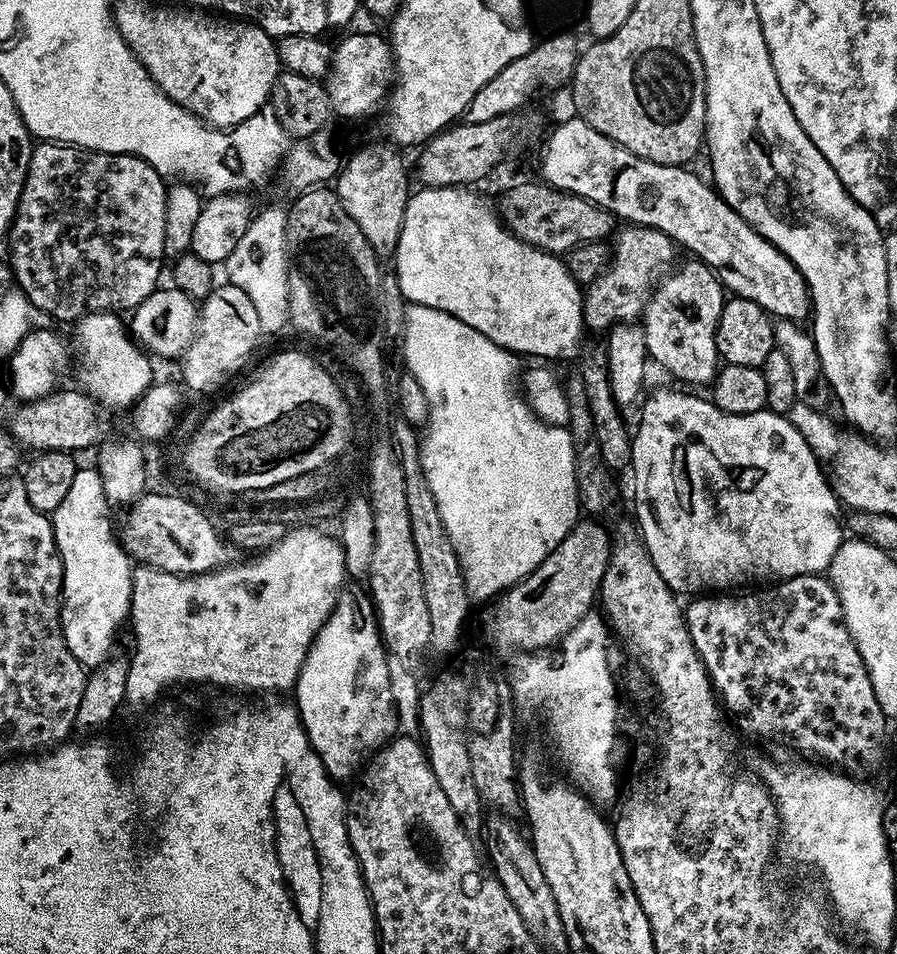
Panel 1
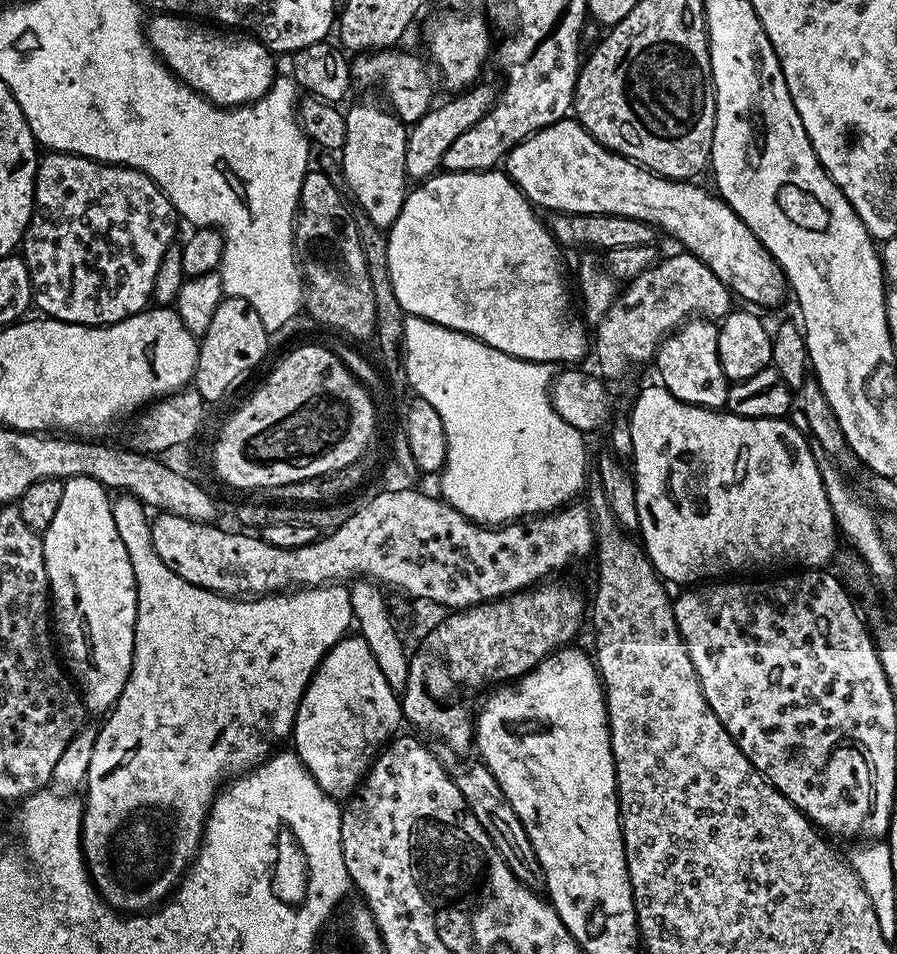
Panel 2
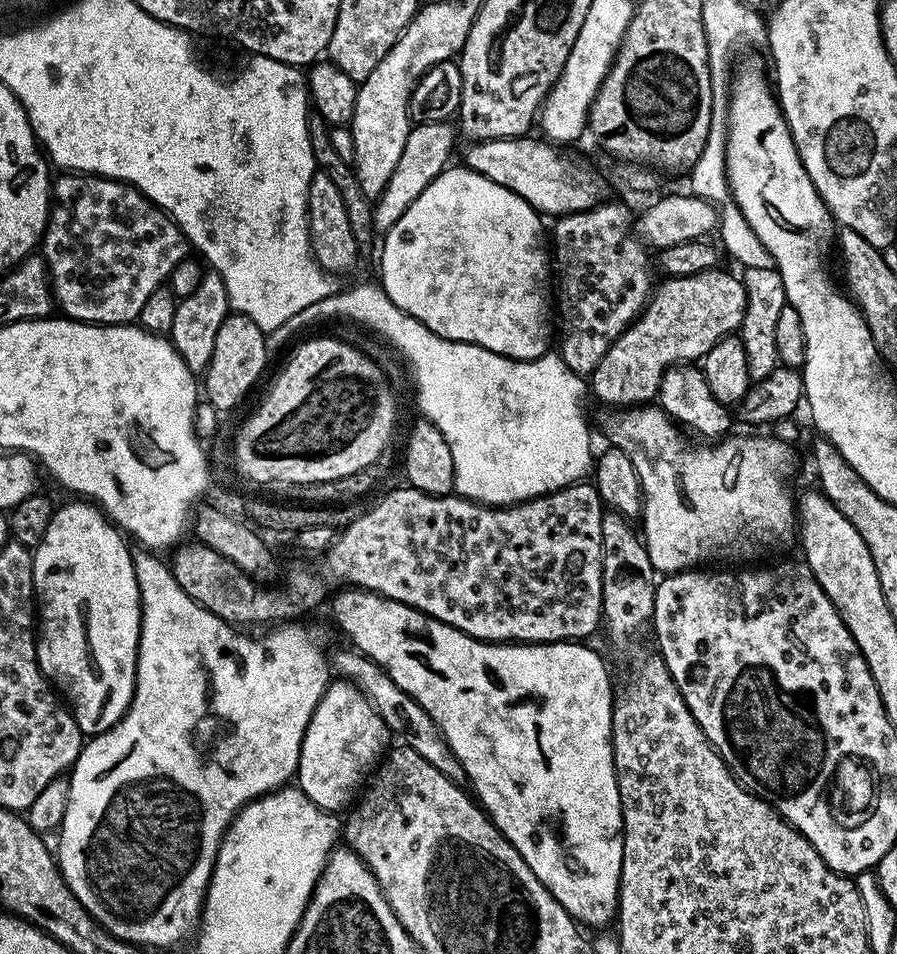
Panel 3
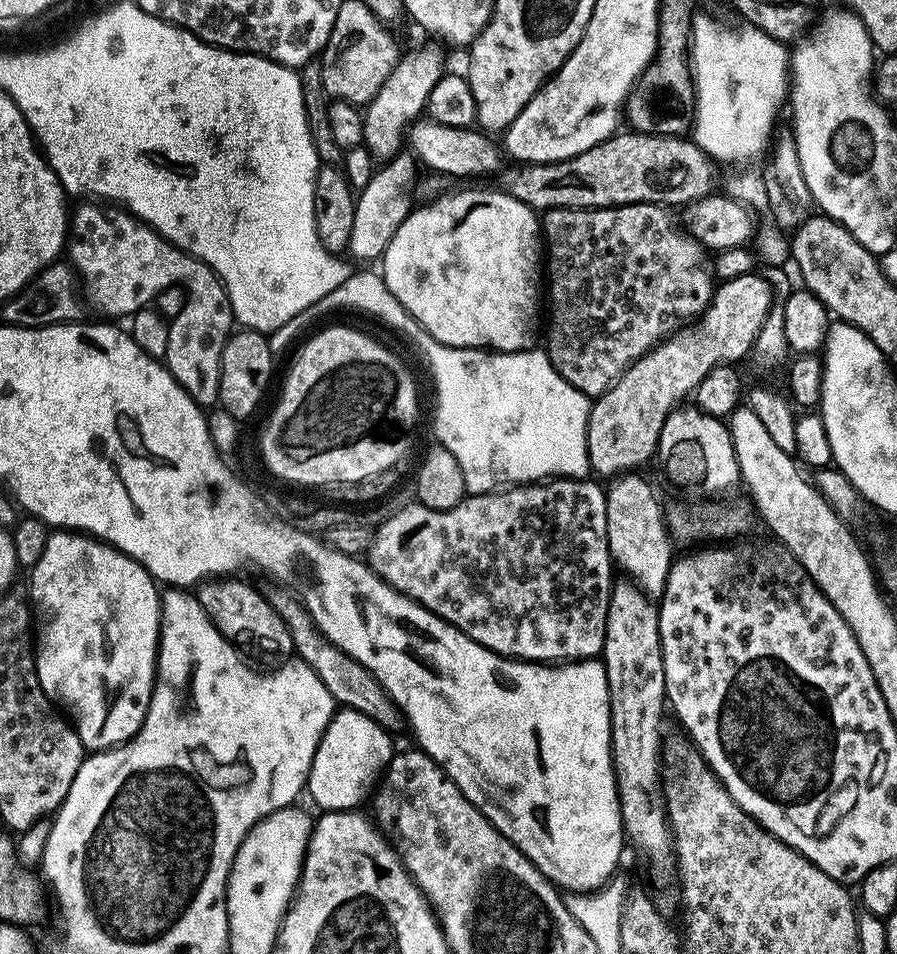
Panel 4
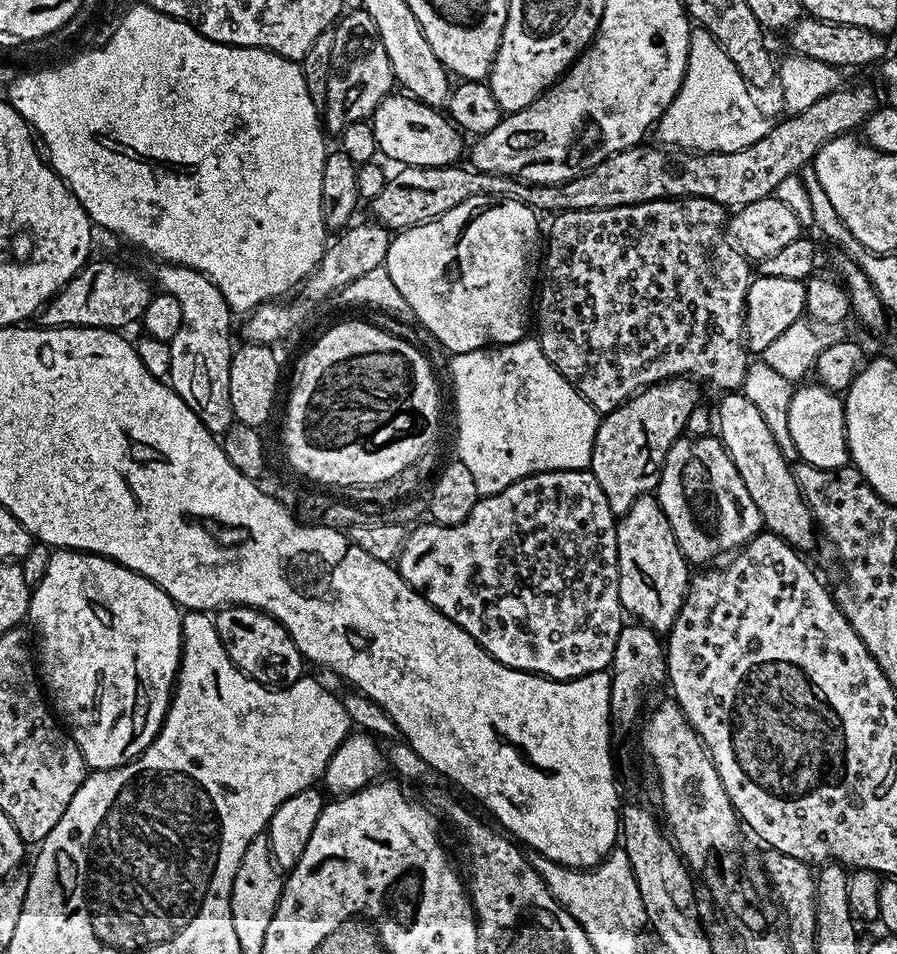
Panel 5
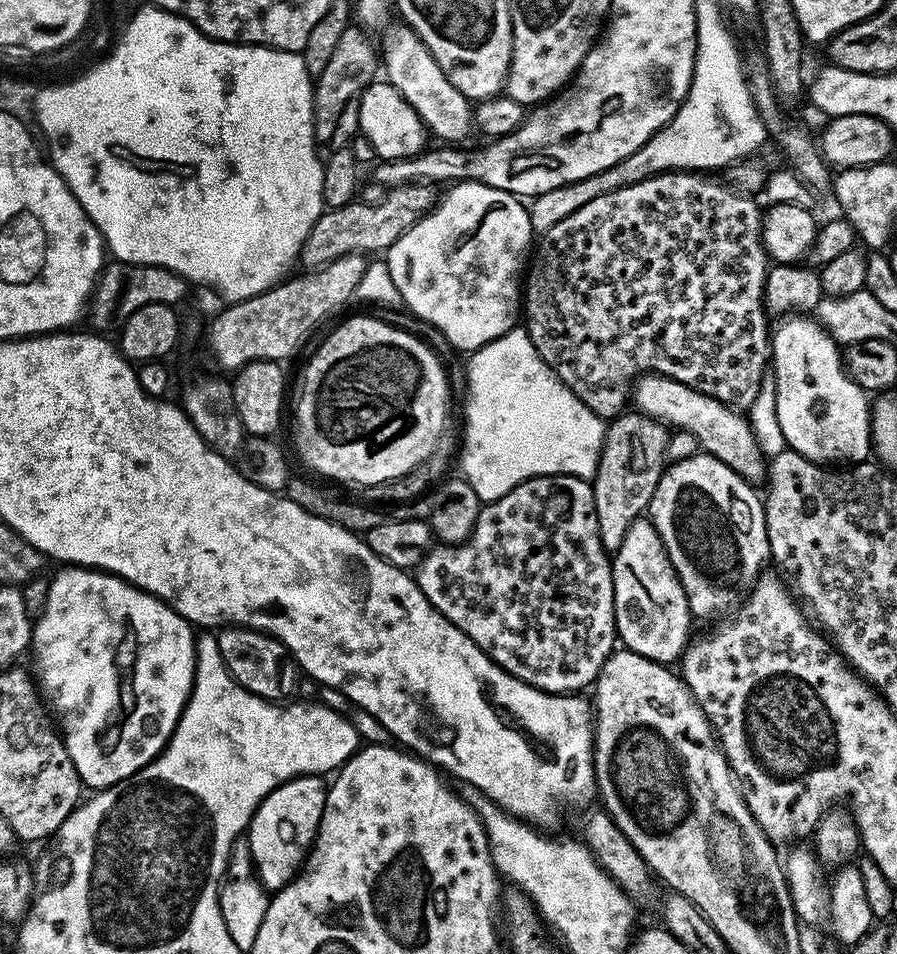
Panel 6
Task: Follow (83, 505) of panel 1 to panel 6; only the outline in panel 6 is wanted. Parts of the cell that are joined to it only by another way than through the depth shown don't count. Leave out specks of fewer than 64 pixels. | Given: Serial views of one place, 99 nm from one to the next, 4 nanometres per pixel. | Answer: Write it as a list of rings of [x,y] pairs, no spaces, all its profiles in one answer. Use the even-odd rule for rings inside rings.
[[[64,566],[56,577],[48,580],[46,606],[40,616],[35,617],[32,625],[32,646],[30,656],[36,659],[34,680],[43,699],[50,705],[51,711],[58,717],[58,728],[64,737],[64,745],[80,775],[81,785],[88,790],[113,788],[123,780],[138,774],[160,751],[168,745],[168,739],[174,734],[176,723],[184,712],[188,700],[192,697],[192,684],[196,680],[196,642],[193,625],[183,620],[169,604],[163,604],[157,596],[151,596],[133,584],[127,584],[121,576],[102,572],[95,568]]]

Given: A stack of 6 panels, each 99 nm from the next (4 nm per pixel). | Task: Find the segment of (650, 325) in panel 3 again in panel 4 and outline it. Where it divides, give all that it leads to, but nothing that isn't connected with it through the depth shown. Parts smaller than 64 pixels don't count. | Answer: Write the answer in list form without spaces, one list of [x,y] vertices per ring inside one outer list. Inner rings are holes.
[[[749,274],[723,281],[713,293],[712,304],[714,310],[705,312],[691,326],[681,327],[668,339],[660,341],[655,348],[650,349],[640,360],[634,361],[625,369],[607,392],[591,401],[588,409],[586,446],[591,471],[597,472],[597,477],[619,478],[625,474],[635,473],[651,456],[657,455],[662,426],[668,415],[681,407],[687,401],[684,400],[687,396],[689,399],[695,393],[699,384],[715,367],[735,365],[735,360],[747,357],[751,353],[759,331],[762,330],[763,323],[766,322],[774,305],[774,291],[763,275]]]

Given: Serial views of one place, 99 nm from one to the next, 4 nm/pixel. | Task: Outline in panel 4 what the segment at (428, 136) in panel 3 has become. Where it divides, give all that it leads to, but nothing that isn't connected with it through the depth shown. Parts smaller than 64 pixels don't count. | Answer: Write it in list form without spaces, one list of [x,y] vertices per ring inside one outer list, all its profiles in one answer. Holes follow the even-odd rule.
[[[397,154],[383,166],[377,167],[369,184],[359,189],[355,197],[354,227],[350,230],[350,242],[346,249],[347,255],[353,261],[379,261],[388,249],[388,243],[394,238],[398,226],[402,226],[409,212],[413,211],[411,192],[414,192],[414,185],[418,180],[418,161],[415,155],[404,155]]]

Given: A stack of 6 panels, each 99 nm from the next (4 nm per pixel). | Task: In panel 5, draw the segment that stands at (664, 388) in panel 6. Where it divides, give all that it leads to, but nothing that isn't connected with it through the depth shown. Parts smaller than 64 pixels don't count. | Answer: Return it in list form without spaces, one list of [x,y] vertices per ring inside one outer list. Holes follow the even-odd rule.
[[[732,390],[721,396],[724,397],[721,398],[720,405],[714,408],[718,439],[728,451],[728,457],[734,462],[746,490],[750,490],[750,498],[754,498],[754,506],[758,506],[763,527],[775,536],[781,536],[797,550],[814,547],[816,536],[818,540],[818,525],[812,509],[800,493],[795,471],[779,449],[766,419],[762,418],[761,411],[753,402],[739,391]]]

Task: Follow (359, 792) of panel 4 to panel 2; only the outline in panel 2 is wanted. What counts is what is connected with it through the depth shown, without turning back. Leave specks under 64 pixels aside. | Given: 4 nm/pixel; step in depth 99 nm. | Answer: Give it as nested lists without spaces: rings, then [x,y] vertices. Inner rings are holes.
[[[348,634],[324,655],[323,662],[316,667],[308,689],[300,699],[290,740],[291,743],[296,743],[296,755],[304,763],[306,770],[310,770],[318,786],[322,786],[326,795],[340,802],[351,797],[360,787],[374,757],[397,735],[396,727],[399,724],[402,724],[401,697],[392,691],[386,678],[382,678],[382,670],[378,670],[378,662],[374,662],[374,654],[370,654],[370,646],[366,646],[364,637]]]

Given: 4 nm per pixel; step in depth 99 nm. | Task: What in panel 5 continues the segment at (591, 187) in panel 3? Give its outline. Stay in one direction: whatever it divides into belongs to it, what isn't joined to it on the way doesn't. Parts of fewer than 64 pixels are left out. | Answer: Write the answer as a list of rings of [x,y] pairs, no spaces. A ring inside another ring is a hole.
[[[389,94],[386,99],[382,103],[380,103],[374,111],[372,111],[372,115],[370,117],[372,133],[374,134],[374,138],[376,139],[376,146],[381,157],[389,156],[390,159],[397,160],[397,165],[400,166],[407,166],[410,168],[413,168],[414,166],[422,166],[423,168],[425,168],[426,166],[446,166],[447,164],[454,164],[461,159],[459,156],[462,155],[463,152],[465,155],[466,144],[464,148],[463,140],[465,139],[465,137],[462,135],[460,128],[458,128],[456,124],[454,124],[452,120],[450,120],[449,117],[445,115],[443,111],[441,111],[440,108],[432,108],[431,106],[429,106],[429,104],[424,104],[422,103],[422,101],[416,100],[415,98],[413,98],[413,96],[407,94],[399,94],[400,96],[396,95],[397,94]]]

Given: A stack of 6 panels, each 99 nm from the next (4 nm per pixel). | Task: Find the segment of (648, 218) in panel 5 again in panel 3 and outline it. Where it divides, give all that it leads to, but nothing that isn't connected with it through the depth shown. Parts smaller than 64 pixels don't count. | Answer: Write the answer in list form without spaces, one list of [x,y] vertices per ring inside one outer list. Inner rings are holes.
[[[605,202],[597,205],[594,208],[586,212],[569,212],[568,215],[559,217],[555,221],[556,229],[551,229],[550,240],[554,245],[554,260],[560,263],[560,304],[558,300],[558,320],[562,322],[562,340],[560,342],[560,348],[558,348],[559,355],[562,356],[563,361],[576,373],[588,376],[591,375],[593,369],[596,368],[601,358],[605,356],[605,352],[609,350],[609,346],[613,344],[620,337],[625,329],[632,324],[636,317],[640,315],[644,310],[645,304],[648,303],[653,291],[654,283],[652,284],[652,276],[648,273],[648,255],[650,255],[649,249],[645,247],[643,243],[635,235],[627,232],[631,231],[634,224],[634,212],[631,212],[624,204],[611,204],[611,202]]]

